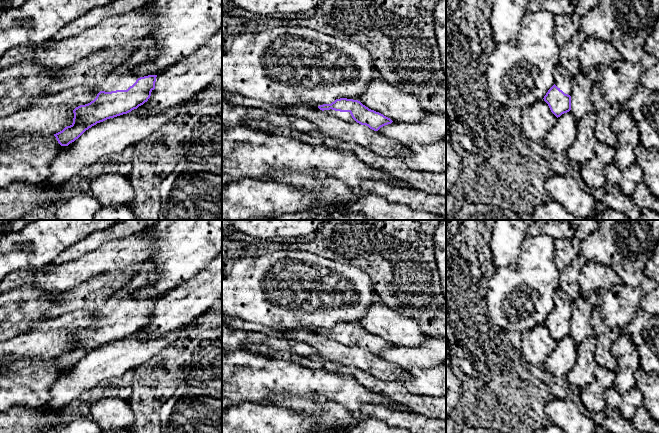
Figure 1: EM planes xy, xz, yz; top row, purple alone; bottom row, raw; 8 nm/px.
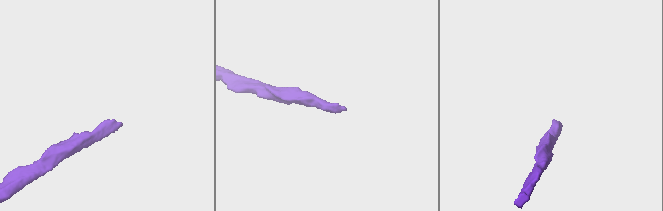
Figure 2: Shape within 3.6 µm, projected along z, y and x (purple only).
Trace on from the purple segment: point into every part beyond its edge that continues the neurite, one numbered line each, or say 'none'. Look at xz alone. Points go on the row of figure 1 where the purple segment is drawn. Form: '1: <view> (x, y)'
1: xz (346, 116)

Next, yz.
1: yz (562, 79)

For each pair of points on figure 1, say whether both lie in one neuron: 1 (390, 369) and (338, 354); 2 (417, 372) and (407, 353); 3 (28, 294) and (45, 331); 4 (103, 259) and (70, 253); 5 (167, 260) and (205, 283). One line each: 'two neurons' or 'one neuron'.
1: one neuron
2: two neurons
3: two neurons
4: two neurons
5: two neurons

